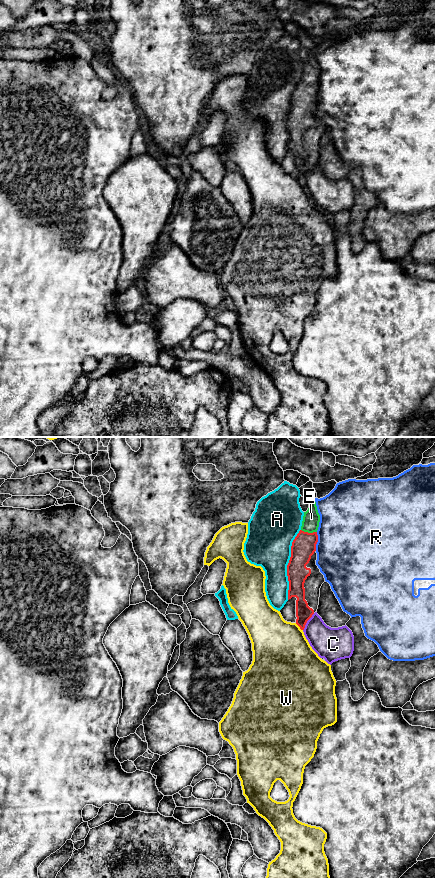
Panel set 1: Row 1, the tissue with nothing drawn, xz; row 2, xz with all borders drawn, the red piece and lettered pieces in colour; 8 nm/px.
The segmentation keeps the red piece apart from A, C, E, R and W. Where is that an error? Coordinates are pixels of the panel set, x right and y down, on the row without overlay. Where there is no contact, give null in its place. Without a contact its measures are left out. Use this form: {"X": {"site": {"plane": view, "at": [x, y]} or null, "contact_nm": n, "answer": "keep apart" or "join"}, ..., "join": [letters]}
{"A": {"site": {"plane": "xz", "at": [288, 116]}, "contact_nm": 600, "answer": "keep apart"}, "C": {"site": {"plane": "xz", "at": [306, 174]}, "contact_nm": 170, "answer": "keep apart"}, "E": {"site": {"plane": "xz", "at": [309, 85]}, "contact_nm": 130, "answer": "join"}, "R": {"site": {"plane": "xz", "at": [317, 93]}, "contact_nm": 150, "answer": "keep apart"}, "W": {"site": {"plane": "xz", "at": [299, 178]}, "contact_nm": 90, "answer": "keep apart"}, "join": ["E"]}

